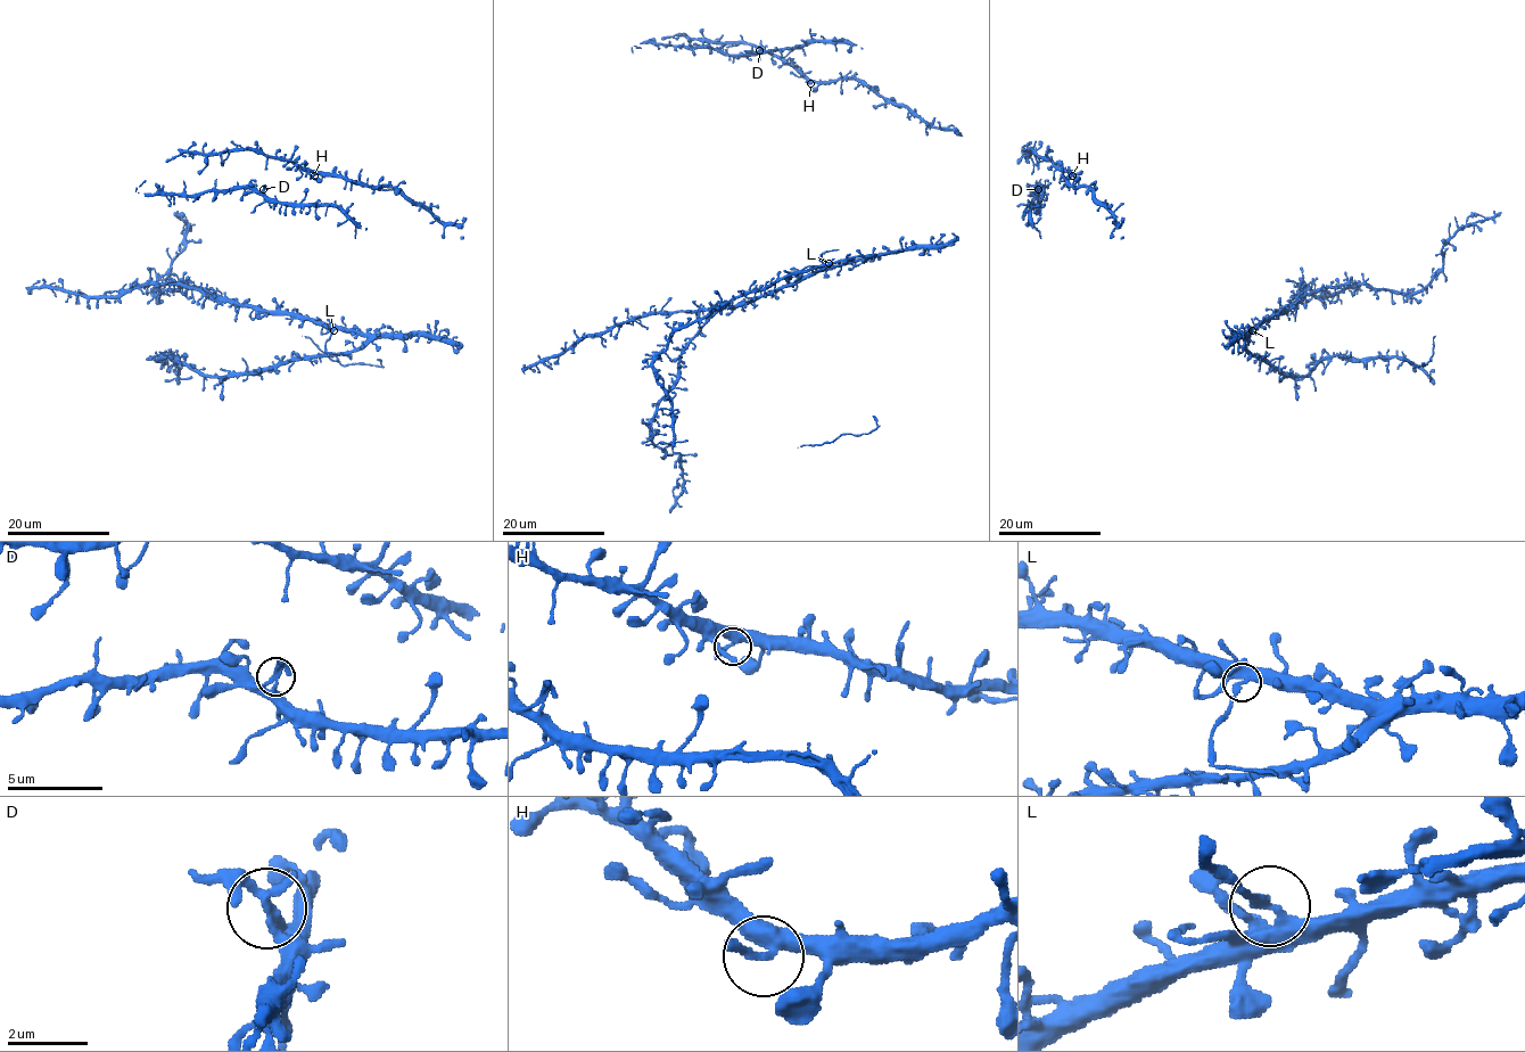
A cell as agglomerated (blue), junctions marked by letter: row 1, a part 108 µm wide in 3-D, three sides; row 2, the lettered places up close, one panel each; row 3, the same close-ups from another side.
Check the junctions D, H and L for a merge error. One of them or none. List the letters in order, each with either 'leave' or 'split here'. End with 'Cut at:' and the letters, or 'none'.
D: leave
H: leave
L: split here
Cut at: L

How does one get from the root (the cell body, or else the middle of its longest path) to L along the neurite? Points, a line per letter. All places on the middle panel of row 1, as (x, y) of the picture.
L: (915, 248), (830, 264)

